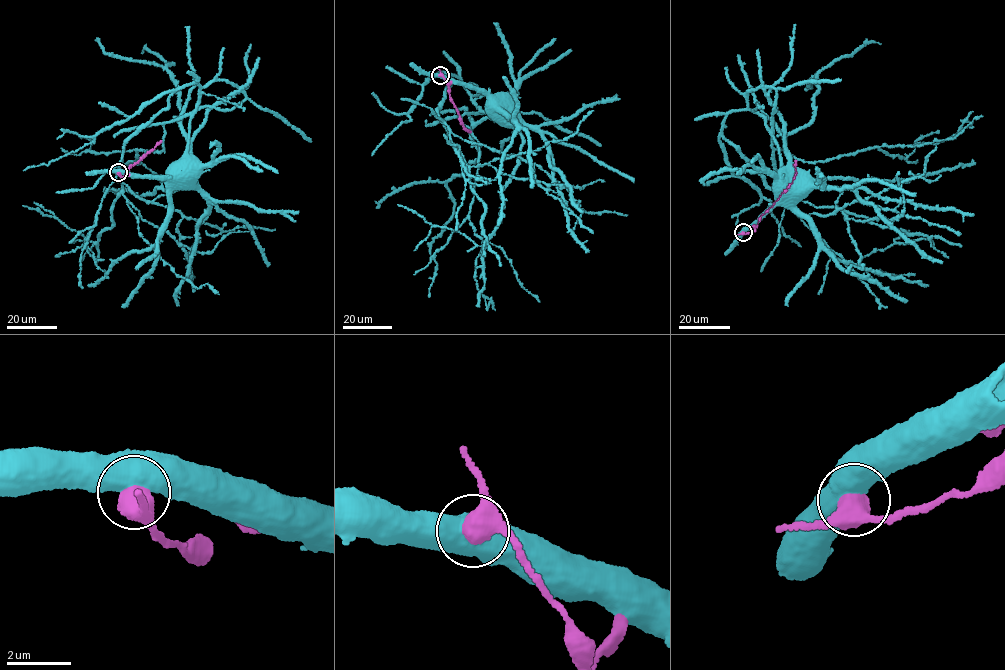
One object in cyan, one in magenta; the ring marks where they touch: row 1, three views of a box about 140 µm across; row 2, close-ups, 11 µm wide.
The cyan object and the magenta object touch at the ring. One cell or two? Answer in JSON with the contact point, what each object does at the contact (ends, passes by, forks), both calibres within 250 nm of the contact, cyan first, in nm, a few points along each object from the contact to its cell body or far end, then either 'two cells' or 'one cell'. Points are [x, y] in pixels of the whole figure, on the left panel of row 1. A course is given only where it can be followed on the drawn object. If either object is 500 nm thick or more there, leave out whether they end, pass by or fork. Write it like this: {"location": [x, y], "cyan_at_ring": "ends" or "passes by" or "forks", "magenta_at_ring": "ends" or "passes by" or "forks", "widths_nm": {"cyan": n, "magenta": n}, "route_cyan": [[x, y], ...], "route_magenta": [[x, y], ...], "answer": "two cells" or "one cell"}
{"location": [118, 172], "widths_nm": {"cyan": 650, "magenta": 550}, "route_cyan": [[118, 172], [165, 179], [190, 160], [196, 166]], "route_magenta": [[118, 172], [122, 177], [161, 141]], "answer": "one cell"}

